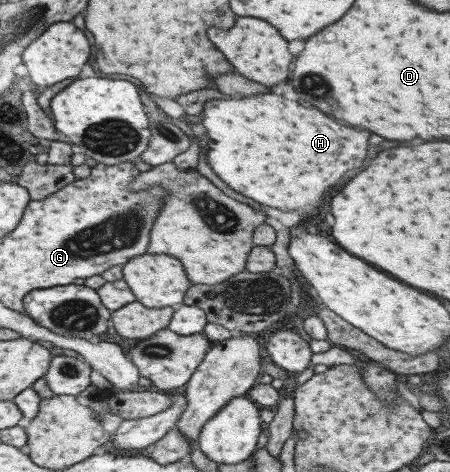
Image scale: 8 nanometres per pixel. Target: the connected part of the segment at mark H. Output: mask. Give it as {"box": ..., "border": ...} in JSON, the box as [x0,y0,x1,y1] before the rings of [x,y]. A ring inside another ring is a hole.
{"box":[201,90,368,218],"border":[[[274,90],[272,94],[262,94],[262,96],[250,96],[250,98],[242,98],[242,100],[208,100],[204,103],[201,110],[204,114],[201,119],[203,132],[207,137],[207,164],[212,170],[213,174],[216,174],[228,188],[232,188],[234,192],[258,202],[259,206],[276,208],[282,212],[292,212],[292,210],[298,210],[300,216],[303,218],[312,218],[322,202],[322,196],[324,192],[328,192],[348,170],[352,168],[360,168],[362,166],[362,160],[366,156],[366,140],[368,140],[368,132],[364,130],[354,130],[354,128],[344,128],[340,124],[336,124],[334,120],[326,118],[320,110],[316,108],[302,108],[300,104],[296,102],[290,102],[290,100],[284,100],[282,96],[274,96]]]}

